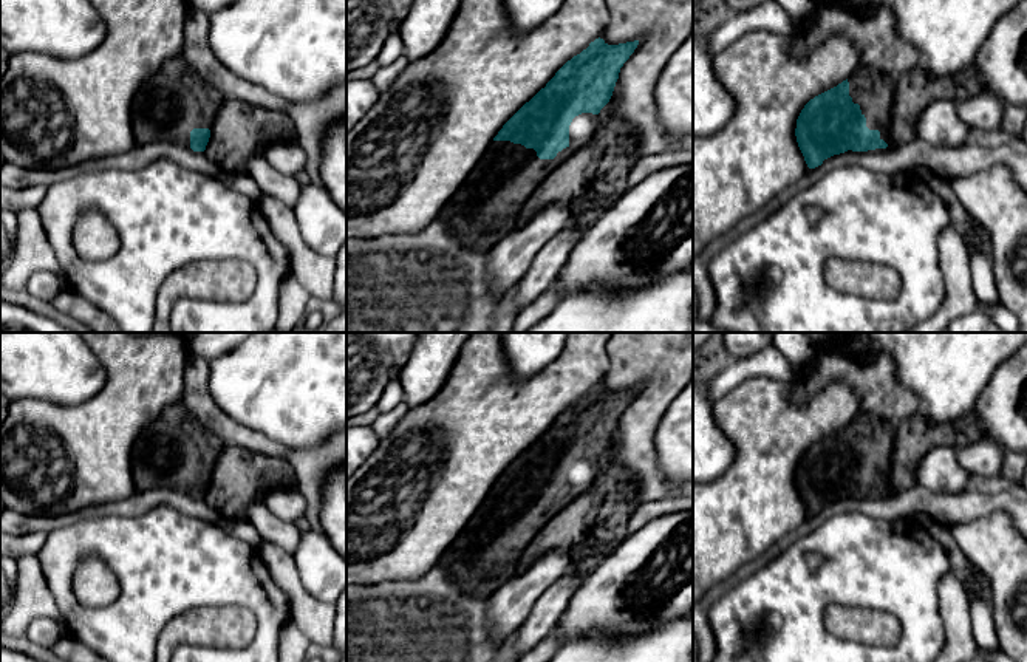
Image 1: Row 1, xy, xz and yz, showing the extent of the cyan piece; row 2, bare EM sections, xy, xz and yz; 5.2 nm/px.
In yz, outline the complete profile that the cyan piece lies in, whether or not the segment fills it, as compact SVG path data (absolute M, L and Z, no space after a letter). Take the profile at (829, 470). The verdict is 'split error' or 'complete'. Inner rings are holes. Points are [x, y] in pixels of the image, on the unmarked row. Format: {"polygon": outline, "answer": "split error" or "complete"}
{"polygon": "M857 415L837 433L815 442L797 466L795 483L809 515L824 506L852 498L886 495L891 489L891 459L897 424L869 415Z", "answer": "split error"}

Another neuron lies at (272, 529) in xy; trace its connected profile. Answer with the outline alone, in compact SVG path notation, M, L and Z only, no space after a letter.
M263 501L251 506L247 518L255 526L264 543L275 544L286 552L294 552L299 546L302 531L294 523L274 515Z

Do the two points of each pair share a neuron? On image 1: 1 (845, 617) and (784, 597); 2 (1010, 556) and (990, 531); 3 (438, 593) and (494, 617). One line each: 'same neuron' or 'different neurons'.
1: different neurons
2: same neuron
3: different neurons

